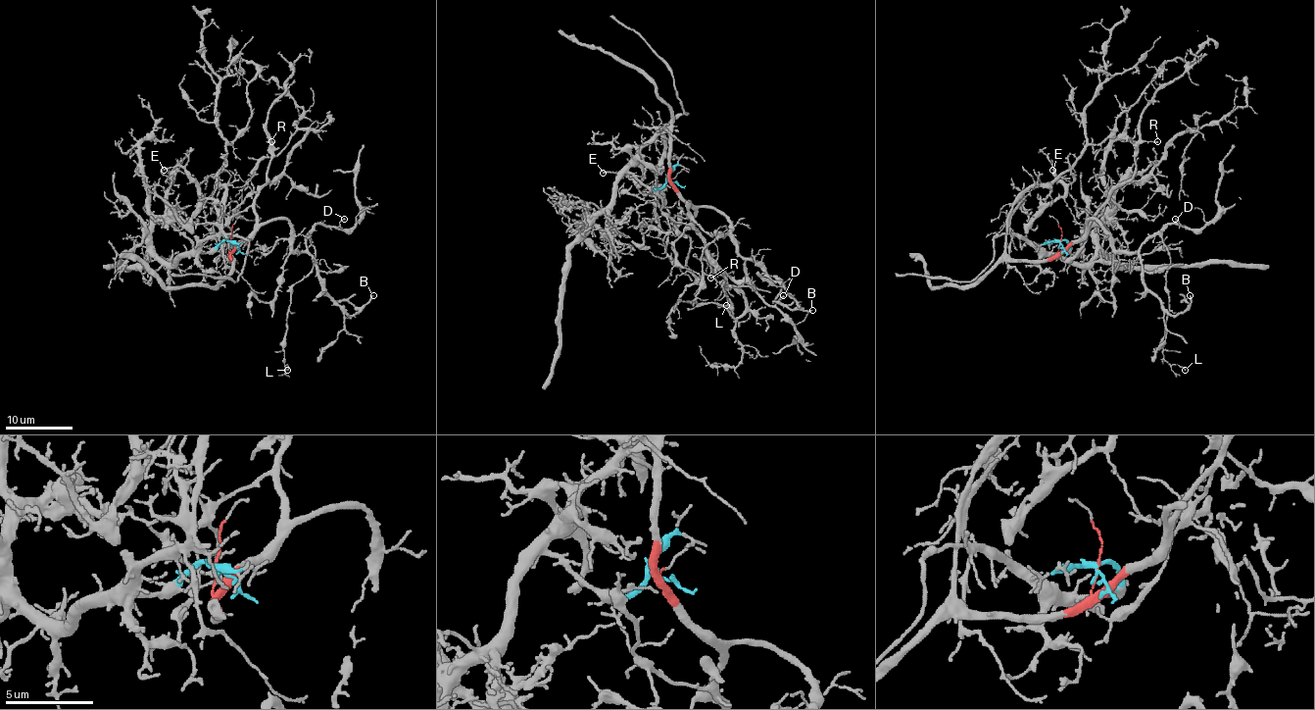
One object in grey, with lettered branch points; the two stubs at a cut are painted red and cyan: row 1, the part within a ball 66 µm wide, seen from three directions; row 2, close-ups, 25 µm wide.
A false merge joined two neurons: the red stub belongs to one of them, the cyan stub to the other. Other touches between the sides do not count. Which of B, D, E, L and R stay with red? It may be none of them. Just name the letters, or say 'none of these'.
B, D, L, R

